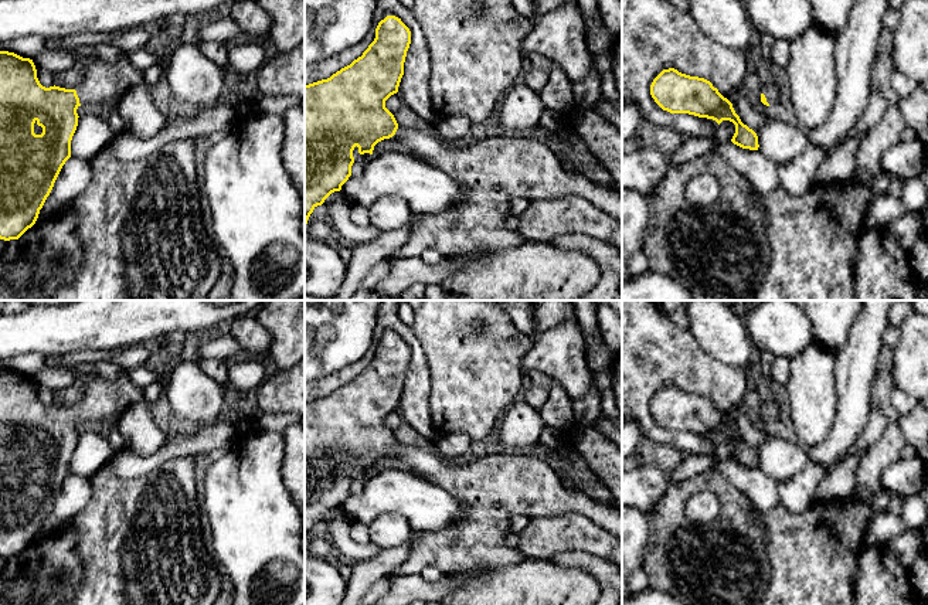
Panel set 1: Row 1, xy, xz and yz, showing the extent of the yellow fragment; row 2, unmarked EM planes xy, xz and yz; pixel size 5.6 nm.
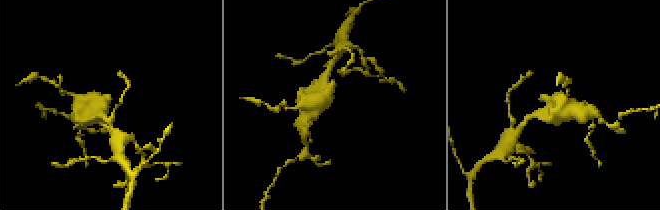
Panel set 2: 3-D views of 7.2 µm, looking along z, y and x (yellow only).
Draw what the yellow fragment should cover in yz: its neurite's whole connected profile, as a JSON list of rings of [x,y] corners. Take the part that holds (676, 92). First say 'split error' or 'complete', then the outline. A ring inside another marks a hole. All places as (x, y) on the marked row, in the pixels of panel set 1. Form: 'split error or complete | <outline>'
complete | [[[674,68],[663,69],[650,85],[655,102],[670,113],[689,113],[698,118],[730,120],[735,125],[731,142],[742,149],[758,150],[757,133],[744,125],[732,103],[704,78],[690,77]]]

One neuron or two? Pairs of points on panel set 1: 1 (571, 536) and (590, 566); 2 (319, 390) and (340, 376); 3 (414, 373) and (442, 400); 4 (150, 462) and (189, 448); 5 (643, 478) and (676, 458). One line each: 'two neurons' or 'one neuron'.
1: two neurons
2: one neuron
3: two neurons
4: one neuron
5: two neurons

